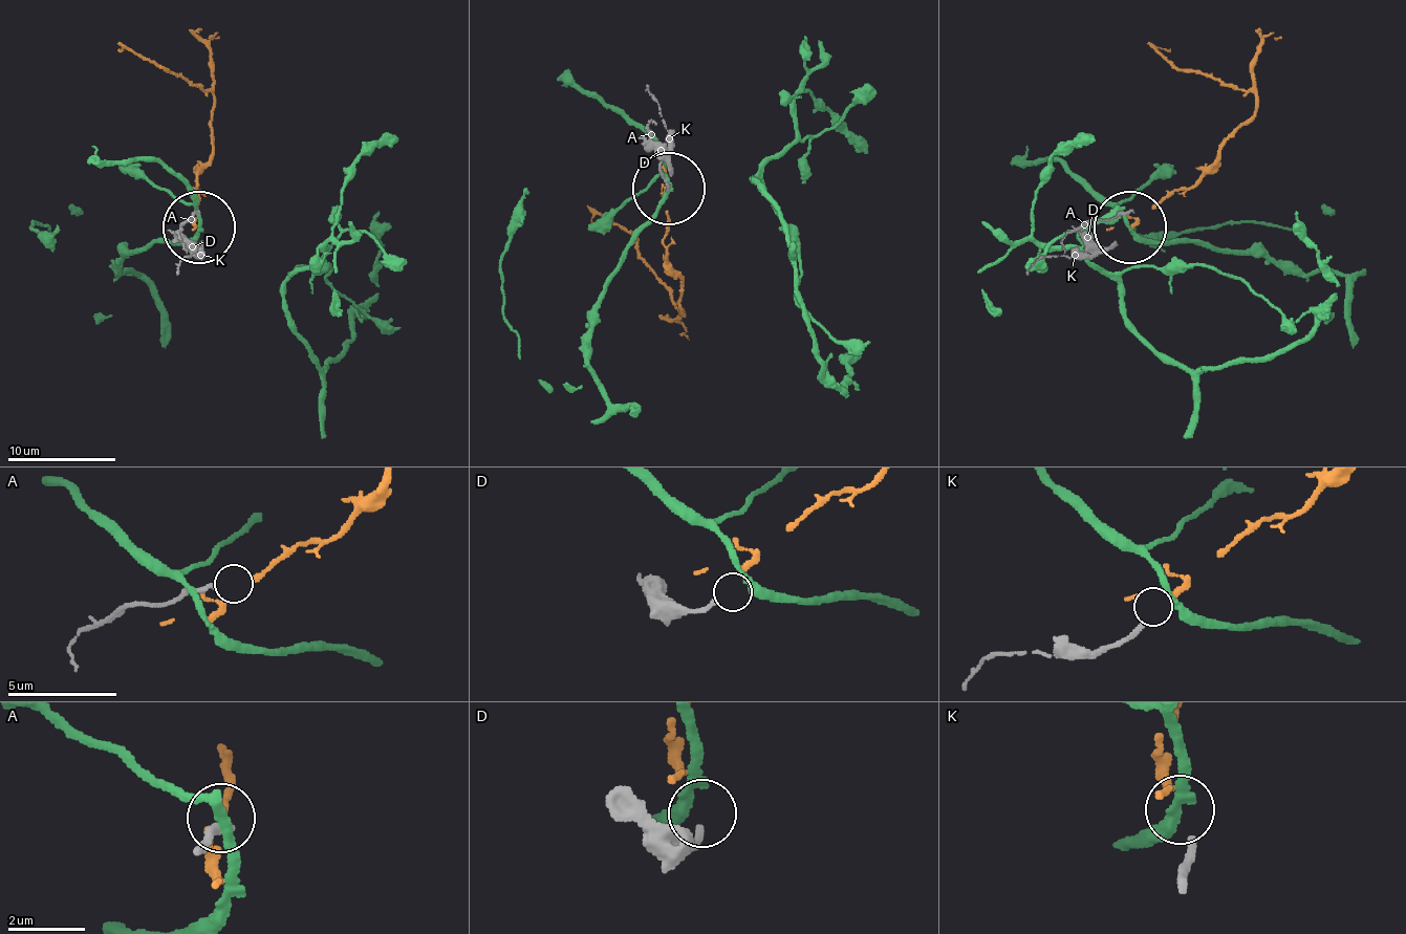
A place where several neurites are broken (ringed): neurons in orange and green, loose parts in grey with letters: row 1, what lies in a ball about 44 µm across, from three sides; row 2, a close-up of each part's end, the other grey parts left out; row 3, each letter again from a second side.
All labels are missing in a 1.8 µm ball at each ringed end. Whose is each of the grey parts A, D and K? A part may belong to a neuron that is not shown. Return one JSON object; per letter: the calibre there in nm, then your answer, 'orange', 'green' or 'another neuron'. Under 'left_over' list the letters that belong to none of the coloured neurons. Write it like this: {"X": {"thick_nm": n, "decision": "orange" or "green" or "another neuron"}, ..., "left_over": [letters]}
{"A": {"thick_nm": 200, "decision": "another neuron"}, "D": {"thick_nm": 180, "decision": "green"}, "K": {"thick_nm": 200, "decision": "orange"}, "left_over": ["A"]}

